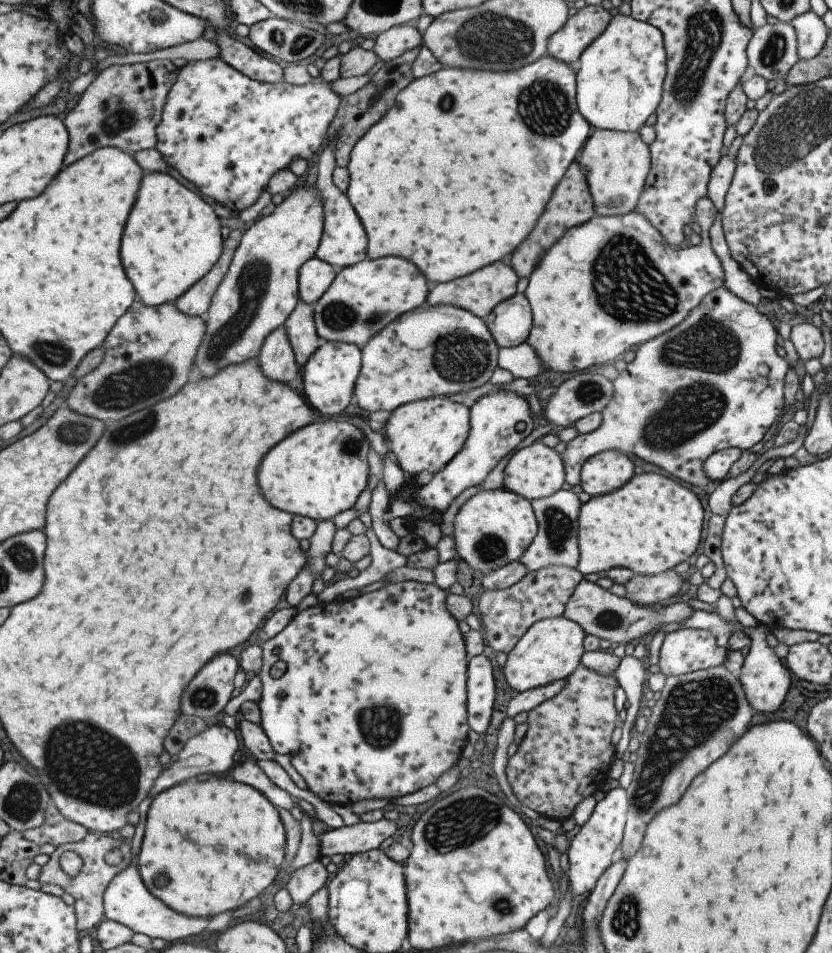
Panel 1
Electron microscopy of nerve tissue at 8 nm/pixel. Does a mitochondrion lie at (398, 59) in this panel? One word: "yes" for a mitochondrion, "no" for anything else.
no

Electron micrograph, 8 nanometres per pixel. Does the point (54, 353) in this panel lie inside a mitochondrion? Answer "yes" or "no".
yes

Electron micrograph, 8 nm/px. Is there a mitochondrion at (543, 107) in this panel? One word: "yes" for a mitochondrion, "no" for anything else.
yes

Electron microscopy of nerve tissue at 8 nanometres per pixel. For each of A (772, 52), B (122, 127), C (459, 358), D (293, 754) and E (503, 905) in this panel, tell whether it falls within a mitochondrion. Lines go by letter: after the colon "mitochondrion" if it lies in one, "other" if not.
A: mitochondrion
B: mitochondrion
C: mitochondrion
D: other
E: mitochondrion

